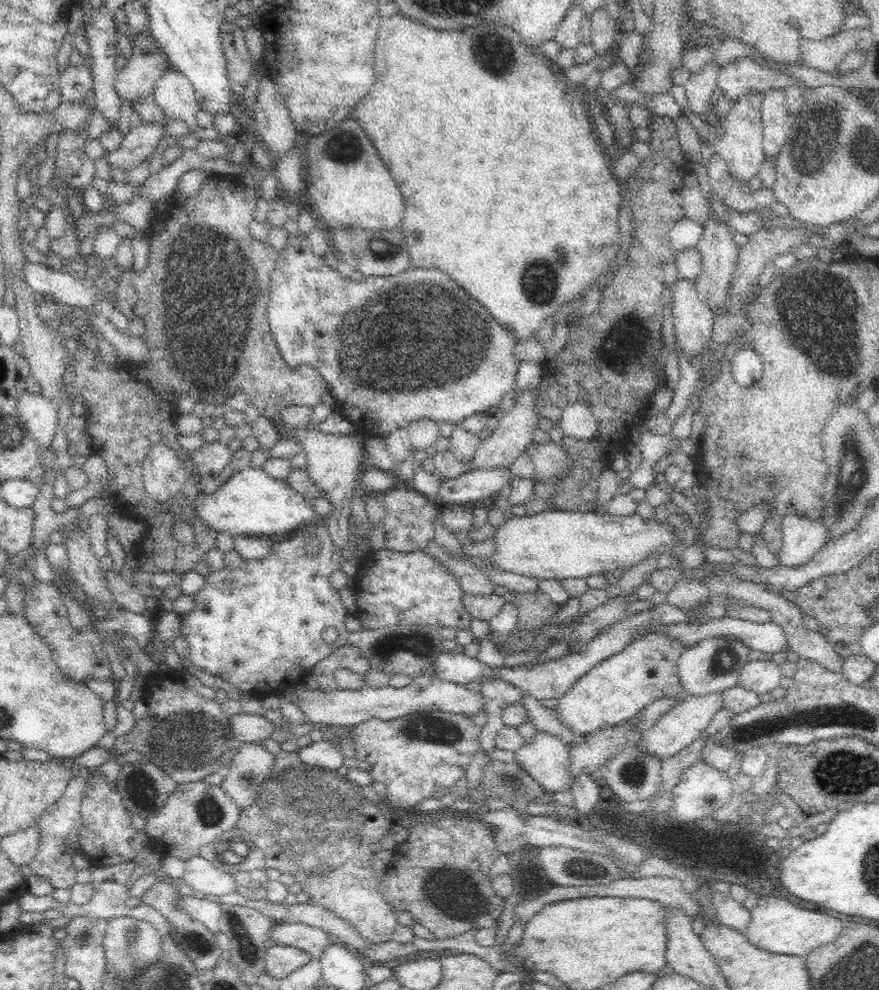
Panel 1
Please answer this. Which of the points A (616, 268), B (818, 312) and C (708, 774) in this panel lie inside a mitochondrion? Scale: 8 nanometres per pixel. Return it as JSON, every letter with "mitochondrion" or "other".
{"A":"other","B":"mitochondrion","C":"other"}

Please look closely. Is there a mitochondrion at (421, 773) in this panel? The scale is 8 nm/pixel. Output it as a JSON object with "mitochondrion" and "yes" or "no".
{"mitochondrion":"no"}

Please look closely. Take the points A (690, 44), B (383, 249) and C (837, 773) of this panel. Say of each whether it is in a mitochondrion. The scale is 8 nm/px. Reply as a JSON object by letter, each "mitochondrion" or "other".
{"A":"other","B":"mitochondrion","C":"mitochondrion"}

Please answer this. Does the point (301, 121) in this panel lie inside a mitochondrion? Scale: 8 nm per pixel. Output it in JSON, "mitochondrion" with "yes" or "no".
{"mitochondrion":"no"}

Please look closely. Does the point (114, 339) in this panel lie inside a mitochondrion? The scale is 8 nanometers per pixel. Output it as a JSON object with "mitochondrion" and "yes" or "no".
{"mitochondrion":"no"}

